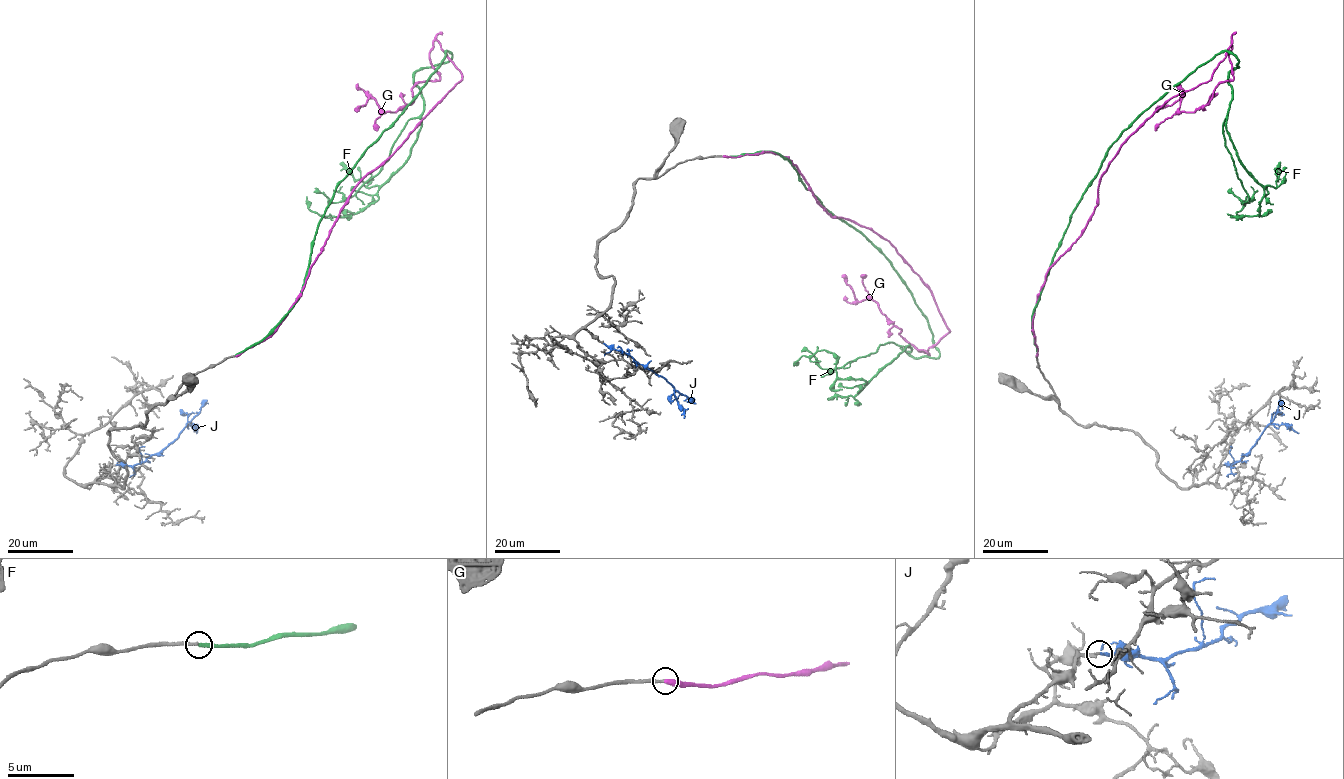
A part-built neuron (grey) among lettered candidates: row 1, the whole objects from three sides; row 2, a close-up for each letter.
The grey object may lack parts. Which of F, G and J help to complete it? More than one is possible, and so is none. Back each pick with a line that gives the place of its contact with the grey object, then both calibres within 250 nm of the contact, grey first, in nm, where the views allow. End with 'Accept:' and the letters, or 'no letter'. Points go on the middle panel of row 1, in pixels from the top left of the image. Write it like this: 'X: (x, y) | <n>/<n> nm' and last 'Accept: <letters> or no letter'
G: (723, 156) | 280/440 nm
J: (604, 343) | 260/200 nm
Accept: G, J

